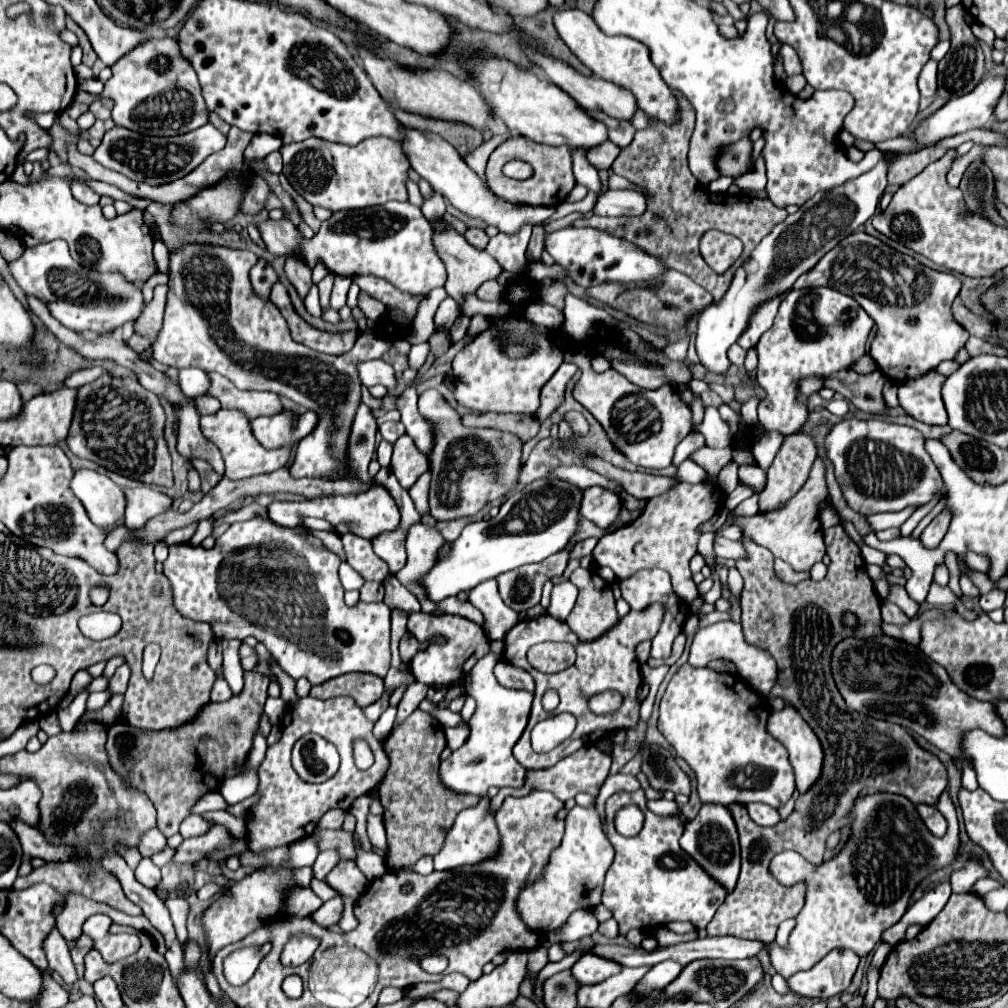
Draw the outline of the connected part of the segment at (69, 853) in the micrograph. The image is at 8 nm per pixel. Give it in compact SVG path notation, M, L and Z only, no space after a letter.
M21 819L9 821L11 829L21 841L23 853L29 857L41 857L45 861L65 861L65 859L77 859L77 851L71 847L51 847L51 843L45 843L45 837L35 831L35 827L27 825Z

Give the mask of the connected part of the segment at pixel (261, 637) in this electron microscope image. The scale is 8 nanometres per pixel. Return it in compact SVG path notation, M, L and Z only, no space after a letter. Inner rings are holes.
M251 519L251 521L243 521L243 523L233 523L215 543L213 549L203 549L201 545L189 545L189 543L177 543L169 547L169 557L163 563L163 573L169 577L171 581L171 589L173 589L173 603L177 607L177 611L181 611L181 615L193 619L193 621L205 621L213 627L215 635L219 639L245 639L245 637L255 637L257 641L265 643L267 649L273 653L273 657L277 659L279 667L291 675L293 679L299 677L307 677L313 685L325 683L331 677L339 677L343 673L351 673L351 671L359 671L359 673L373 673L373 675L381 675L385 677L389 671L389 661L391 661L391 649L389 649L389 627L391 627L391 611L389 607L381 601L381 603L357 603L357 607L347 607L343 601L343 587L341 581L337 577L337 569L339 569L339 557L327 549L313 549L309 543L305 543L301 537L295 537L293 533L301 531L297 529L285 529L279 527L271 521L261 521L261 519ZM297 541L297 555L289 551L289 545L295 545ZM337 631L345 631L347 639L339 641Z

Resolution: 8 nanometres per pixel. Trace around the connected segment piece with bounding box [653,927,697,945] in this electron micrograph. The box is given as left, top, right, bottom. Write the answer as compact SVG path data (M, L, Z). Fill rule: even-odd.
M657 929L657 933L653 935L657 939L659 945L675 945L675 943L681 943L681 941L691 941L691 939L697 939L697 933L687 933L687 935L677 935L669 929Z

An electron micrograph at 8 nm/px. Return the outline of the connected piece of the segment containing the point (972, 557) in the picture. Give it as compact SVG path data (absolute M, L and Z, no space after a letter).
M968 552L965 555L965 561L974 570L987 573L989 570L989 558L985 555L979 555L974 552Z

